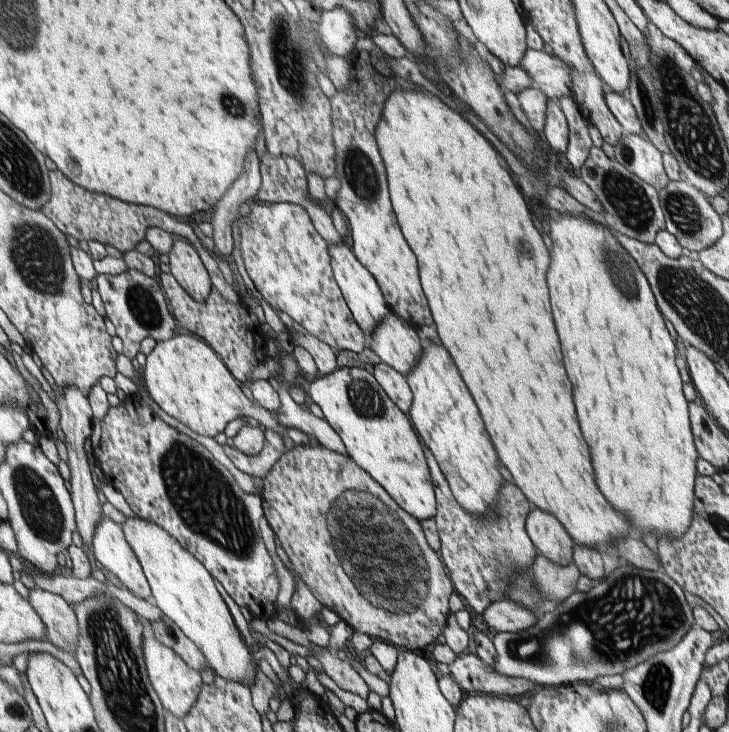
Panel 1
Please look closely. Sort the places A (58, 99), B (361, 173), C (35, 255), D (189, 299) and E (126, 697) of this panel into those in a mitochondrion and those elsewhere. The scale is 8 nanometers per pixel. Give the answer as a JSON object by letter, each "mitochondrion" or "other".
{"A":"other","B":"mitochondrion","C":"mitochondrion","D":"other","E":"mitochondrion"}

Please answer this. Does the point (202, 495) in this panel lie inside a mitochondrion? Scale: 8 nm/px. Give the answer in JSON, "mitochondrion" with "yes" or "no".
{"mitochondrion":"yes"}

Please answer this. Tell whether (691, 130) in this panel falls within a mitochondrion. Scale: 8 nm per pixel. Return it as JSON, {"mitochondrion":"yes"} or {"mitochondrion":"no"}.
{"mitochondrion":"yes"}

